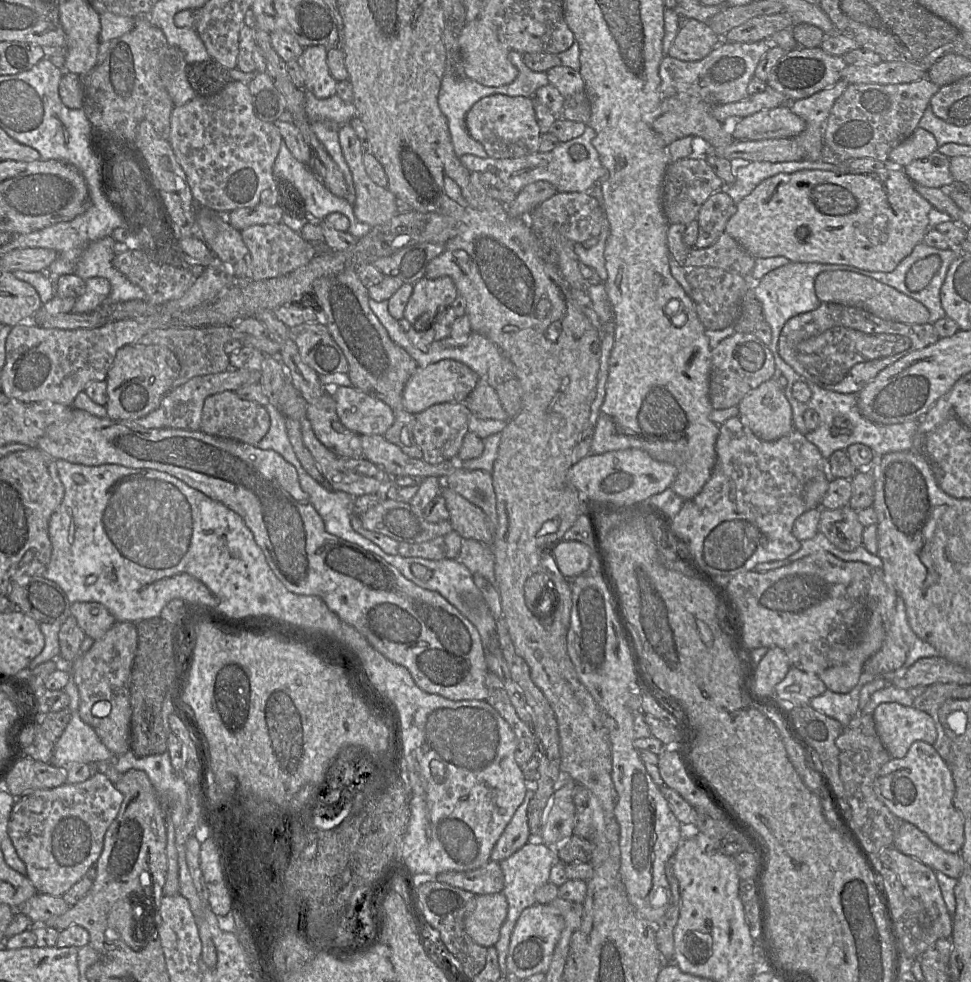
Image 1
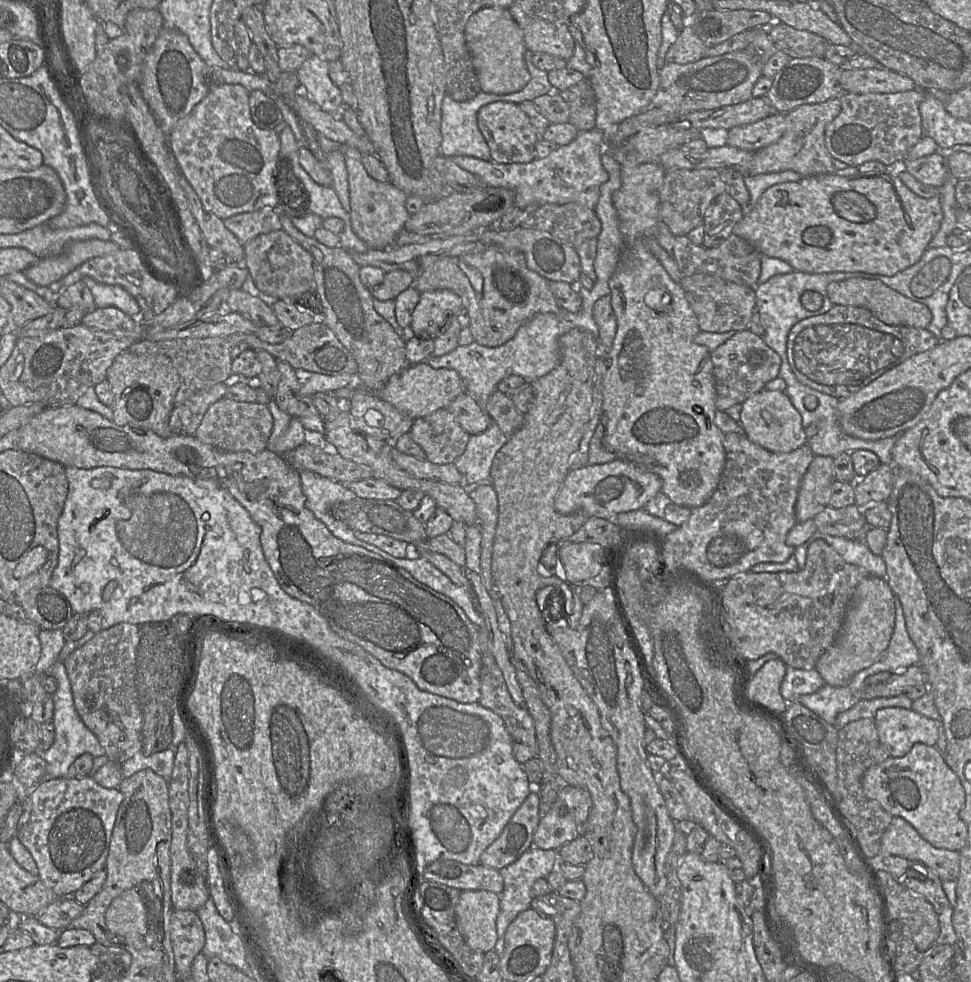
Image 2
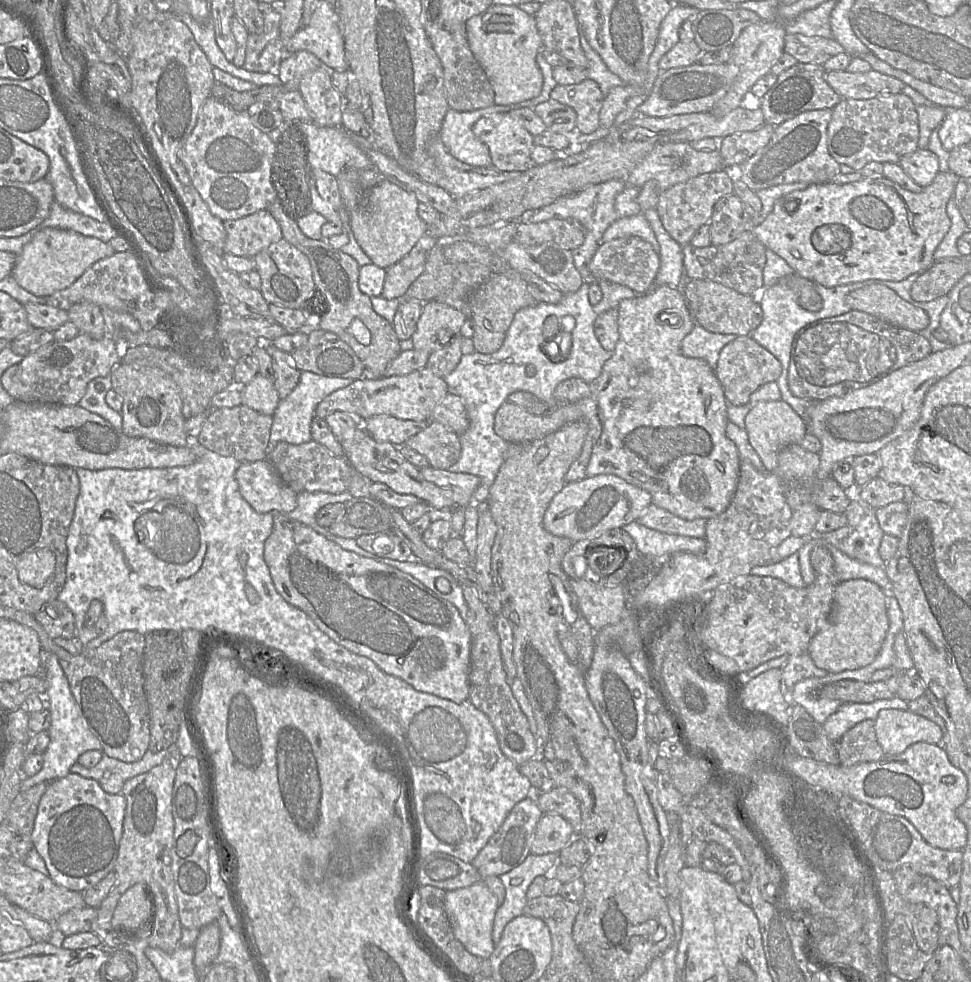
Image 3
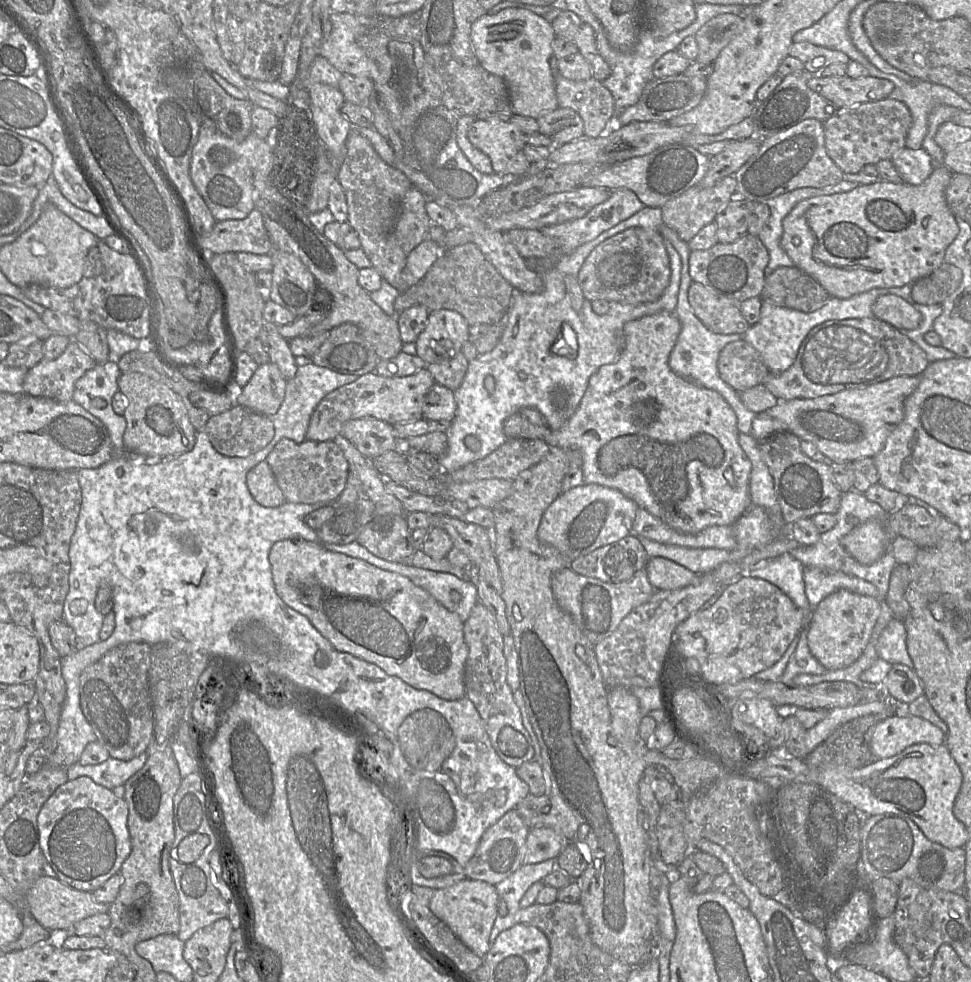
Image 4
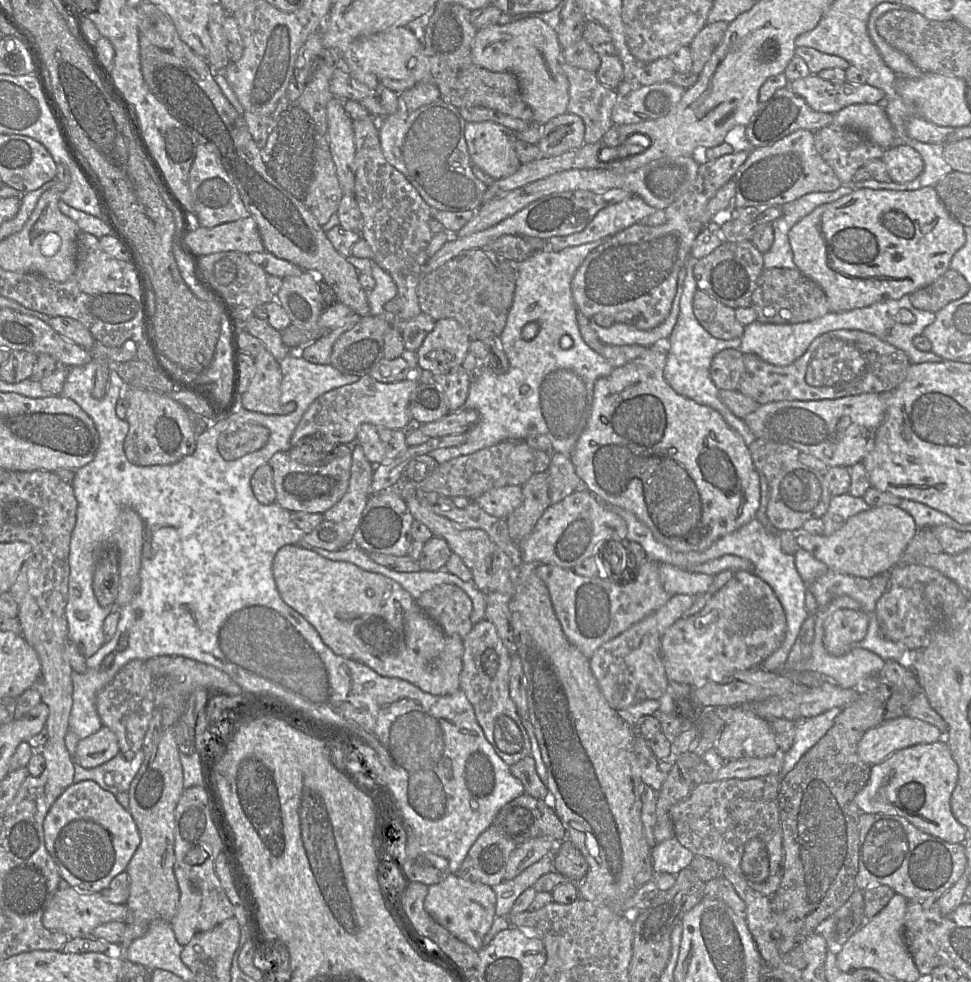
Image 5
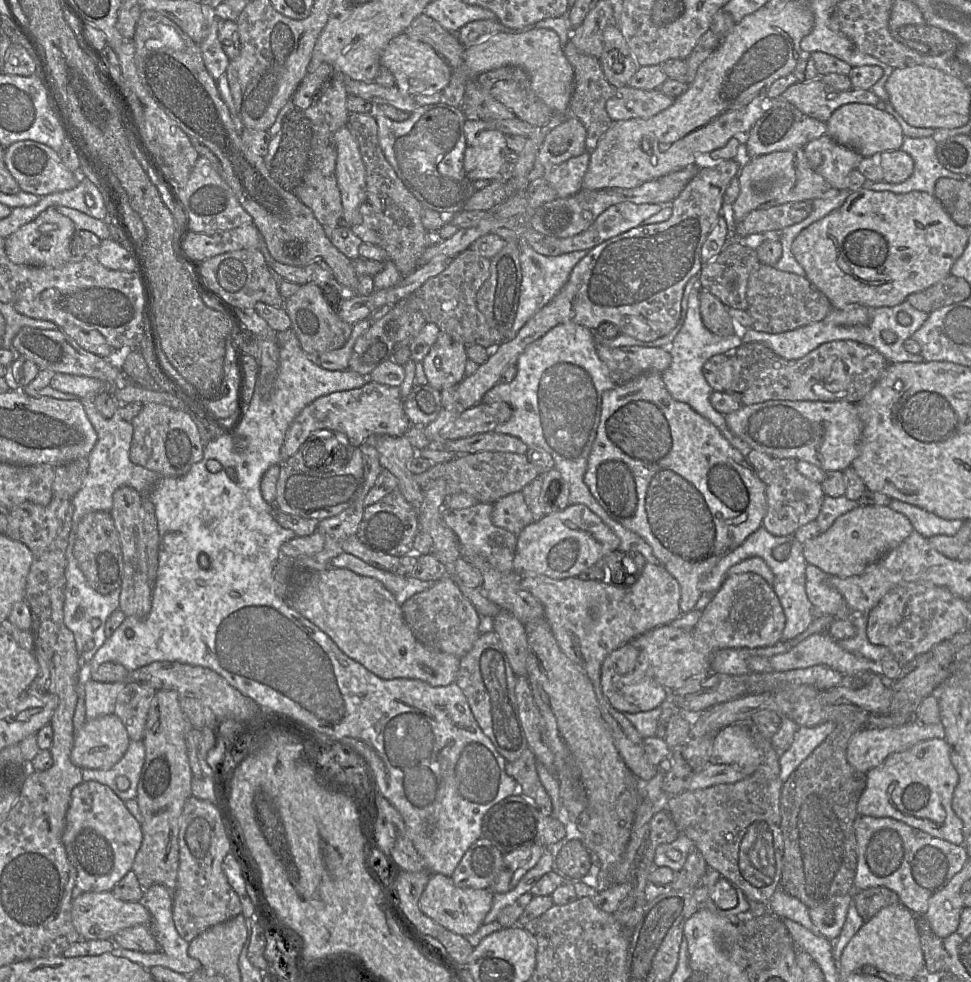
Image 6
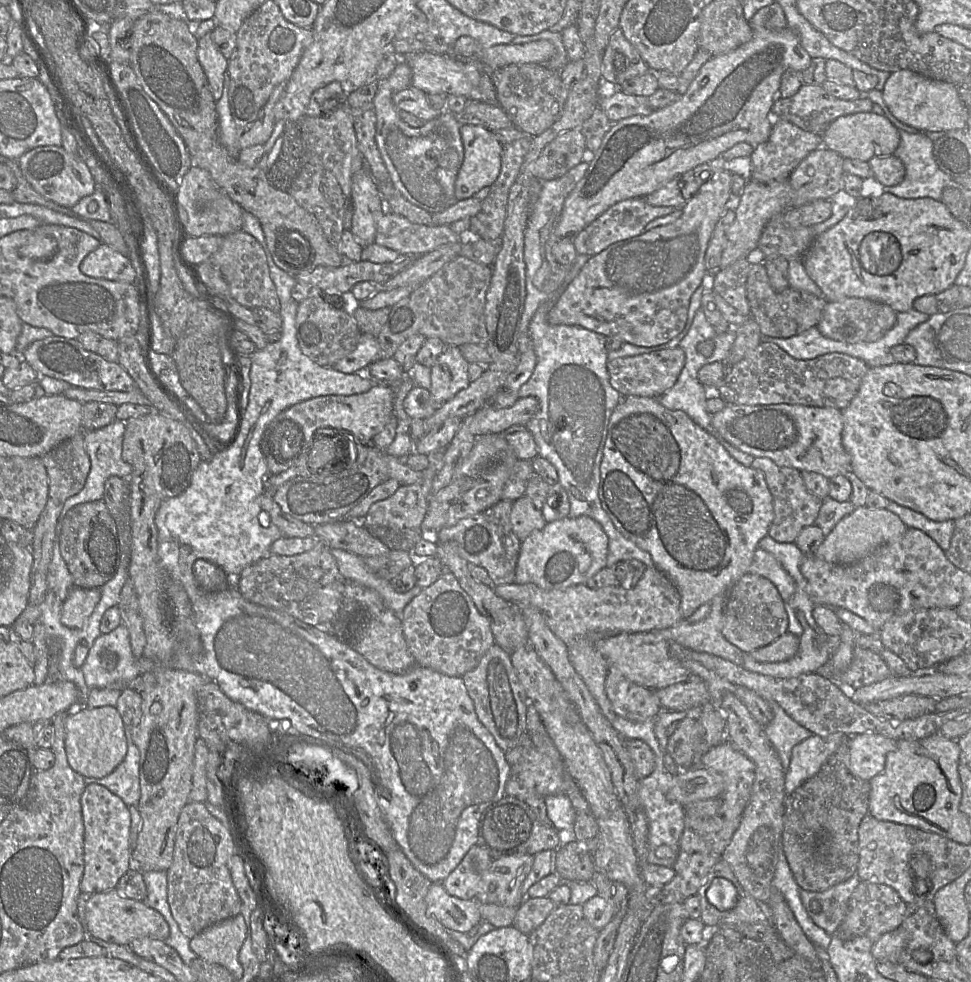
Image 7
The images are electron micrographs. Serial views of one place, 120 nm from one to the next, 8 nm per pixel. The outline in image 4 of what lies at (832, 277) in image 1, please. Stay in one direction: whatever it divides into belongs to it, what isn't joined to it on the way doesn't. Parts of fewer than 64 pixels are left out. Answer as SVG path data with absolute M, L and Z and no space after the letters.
M894 294L879 296L872 305L873 316L898 330L916 329L922 315L906 300Z

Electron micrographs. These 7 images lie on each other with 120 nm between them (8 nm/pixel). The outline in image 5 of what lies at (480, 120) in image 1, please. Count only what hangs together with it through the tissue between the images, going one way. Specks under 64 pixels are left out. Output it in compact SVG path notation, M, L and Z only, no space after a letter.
M493 122L466 123L464 137L472 165L487 173L494 181L512 175L522 165L516 153L516 133L505 126Z

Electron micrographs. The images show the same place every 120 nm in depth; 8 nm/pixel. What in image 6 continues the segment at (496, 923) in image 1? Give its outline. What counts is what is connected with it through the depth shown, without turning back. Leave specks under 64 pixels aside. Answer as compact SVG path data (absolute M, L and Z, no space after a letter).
M431 874L420 897L419 908L423 914L447 930L468 936L475 933L483 924L492 907L493 895L489 889L460 888L453 883L451 877Z

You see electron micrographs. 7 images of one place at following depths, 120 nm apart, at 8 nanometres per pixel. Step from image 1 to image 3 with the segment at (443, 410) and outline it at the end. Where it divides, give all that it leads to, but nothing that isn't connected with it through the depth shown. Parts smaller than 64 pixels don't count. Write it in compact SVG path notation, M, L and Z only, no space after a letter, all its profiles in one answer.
M434 420L404 445L424 455L431 467L447 470L459 460L462 450L460 435Z

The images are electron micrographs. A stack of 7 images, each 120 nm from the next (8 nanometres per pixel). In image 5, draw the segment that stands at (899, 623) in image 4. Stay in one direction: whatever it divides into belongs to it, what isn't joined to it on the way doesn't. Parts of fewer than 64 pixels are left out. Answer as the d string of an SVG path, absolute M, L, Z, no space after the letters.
M871 613L867 634L864 639L856 644L857 648L867 649L883 660L904 661L908 650L901 643L896 643L881 636L877 616Z

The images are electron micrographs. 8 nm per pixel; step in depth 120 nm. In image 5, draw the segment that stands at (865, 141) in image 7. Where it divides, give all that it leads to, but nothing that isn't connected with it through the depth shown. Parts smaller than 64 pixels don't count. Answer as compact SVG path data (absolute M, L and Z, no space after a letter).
M853 104L833 114L835 126L856 130L883 149L897 143L895 130L878 104Z

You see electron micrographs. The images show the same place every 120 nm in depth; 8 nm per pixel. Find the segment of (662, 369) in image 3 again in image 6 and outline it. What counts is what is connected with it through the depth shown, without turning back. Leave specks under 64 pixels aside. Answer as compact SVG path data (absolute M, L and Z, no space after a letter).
M657 372L643 374L624 385L616 386L603 393L600 423L588 458L584 482L609 516L626 529L642 537L651 546L659 563L677 580L681 589L679 606L682 613L695 608L702 595L698 587L700 580L710 574L722 558L739 547L762 526L767 512L765 484L758 477L748 459L728 442L714 424L695 412L688 404L675 400L666 389L662 374Z

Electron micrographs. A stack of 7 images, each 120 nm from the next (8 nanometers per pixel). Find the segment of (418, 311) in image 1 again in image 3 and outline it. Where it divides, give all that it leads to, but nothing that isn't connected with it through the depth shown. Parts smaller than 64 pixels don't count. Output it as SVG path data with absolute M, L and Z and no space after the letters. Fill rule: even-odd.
M437 300L425 302L417 328L411 337L414 349L432 353L449 344L453 335L460 334L466 318L461 311ZM442 329L447 330L447 335L439 334ZM446 338L449 340L446 341Z

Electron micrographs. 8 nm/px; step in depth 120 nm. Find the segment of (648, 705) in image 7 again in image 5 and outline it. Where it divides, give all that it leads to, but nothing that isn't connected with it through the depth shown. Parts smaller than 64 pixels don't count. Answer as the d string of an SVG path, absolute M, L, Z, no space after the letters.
M674 594L661 608L598 648L590 668L609 705L625 710L645 700L659 700L669 686L661 658L661 639L666 630L694 604L696 596Z

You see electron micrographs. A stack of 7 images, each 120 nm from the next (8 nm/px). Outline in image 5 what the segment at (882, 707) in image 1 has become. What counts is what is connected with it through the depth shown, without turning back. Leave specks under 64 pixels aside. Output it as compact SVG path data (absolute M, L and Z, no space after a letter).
M904 715L868 729L858 742L857 752L862 761L874 765L900 749L942 738L936 726Z

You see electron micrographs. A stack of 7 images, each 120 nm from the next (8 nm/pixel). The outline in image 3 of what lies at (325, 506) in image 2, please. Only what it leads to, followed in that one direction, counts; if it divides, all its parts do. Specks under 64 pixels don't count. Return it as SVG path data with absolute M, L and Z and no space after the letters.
M349 491L338 494L326 492L300 492L297 495L297 506L287 516L295 521L311 527L317 533L323 535L329 540L333 539L331 534L325 527L320 526L316 521L316 514L318 511L327 504L338 502L346 502L353 496Z

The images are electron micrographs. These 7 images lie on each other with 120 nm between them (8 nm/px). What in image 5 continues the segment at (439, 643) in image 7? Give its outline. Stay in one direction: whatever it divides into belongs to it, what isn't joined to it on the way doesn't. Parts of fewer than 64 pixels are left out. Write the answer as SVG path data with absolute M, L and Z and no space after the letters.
M439 585L423 592L415 600L447 635L458 635L463 639L471 631L472 601L458 586Z

